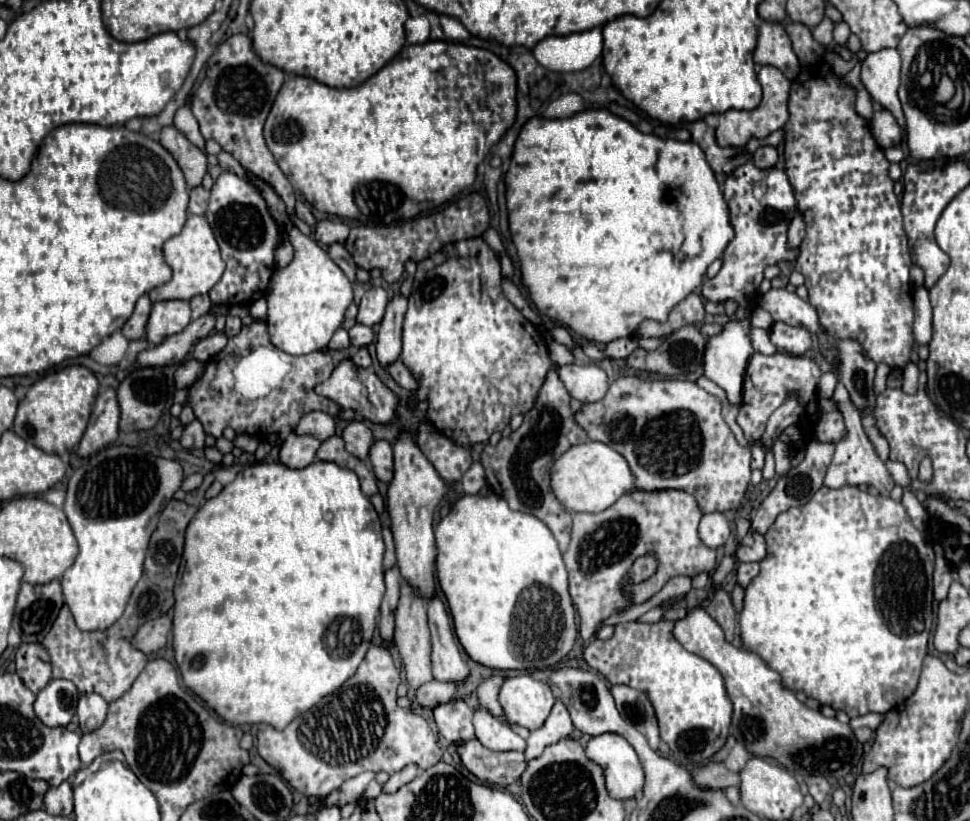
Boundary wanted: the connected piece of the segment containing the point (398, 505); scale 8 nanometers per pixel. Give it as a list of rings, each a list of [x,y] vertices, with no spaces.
[[[403,433],[395,443],[395,477],[389,483],[387,491],[387,511],[391,517],[391,531],[395,537],[397,547],[397,567],[401,571],[403,581],[413,587],[413,591],[429,601],[437,595],[435,585],[435,559],[437,559],[437,545],[433,535],[433,513],[439,501],[443,499],[447,487],[439,479],[433,465],[427,457],[419,451],[411,435]]]

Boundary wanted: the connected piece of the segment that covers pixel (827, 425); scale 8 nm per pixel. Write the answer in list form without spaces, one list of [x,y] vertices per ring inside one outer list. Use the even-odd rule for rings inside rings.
[[[841,411],[821,415],[815,425],[815,439],[821,443],[837,443],[839,439],[845,437],[845,433],[847,433],[847,429],[845,429]]]

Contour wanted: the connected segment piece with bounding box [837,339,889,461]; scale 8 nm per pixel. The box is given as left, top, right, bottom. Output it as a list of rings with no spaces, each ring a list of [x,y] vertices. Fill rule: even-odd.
[[[853,339],[837,341],[837,357],[841,361],[839,381],[851,395],[851,401],[859,411],[863,411],[863,427],[875,445],[877,455],[887,461],[889,445],[885,437],[875,427],[875,393],[873,393],[873,377],[875,377],[875,363],[865,355],[861,345]]]

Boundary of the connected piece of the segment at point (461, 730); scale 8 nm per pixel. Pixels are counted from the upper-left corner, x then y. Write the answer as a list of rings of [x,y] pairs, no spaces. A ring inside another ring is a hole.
[[[449,701],[445,705],[435,707],[433,713],[435,713],[439,735],[447,739],[447,743],[475,739],[473,723],[471,723],[473,709],[465,701]]]

